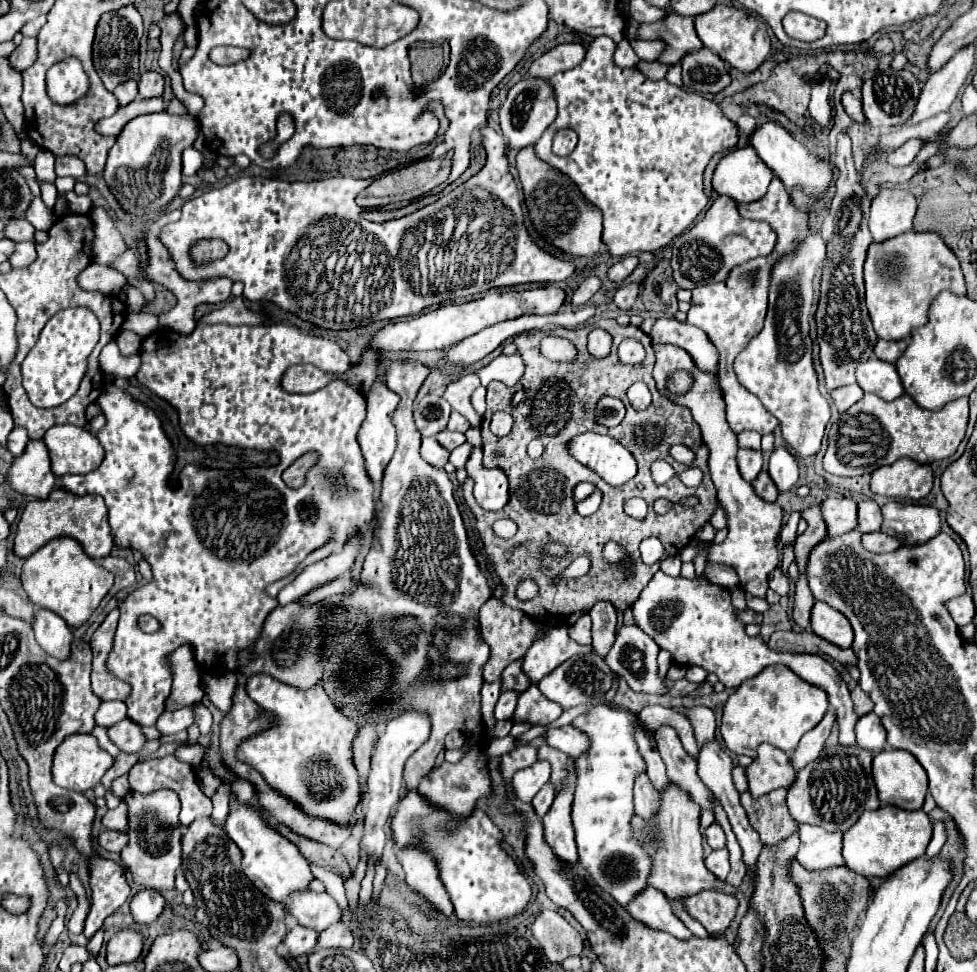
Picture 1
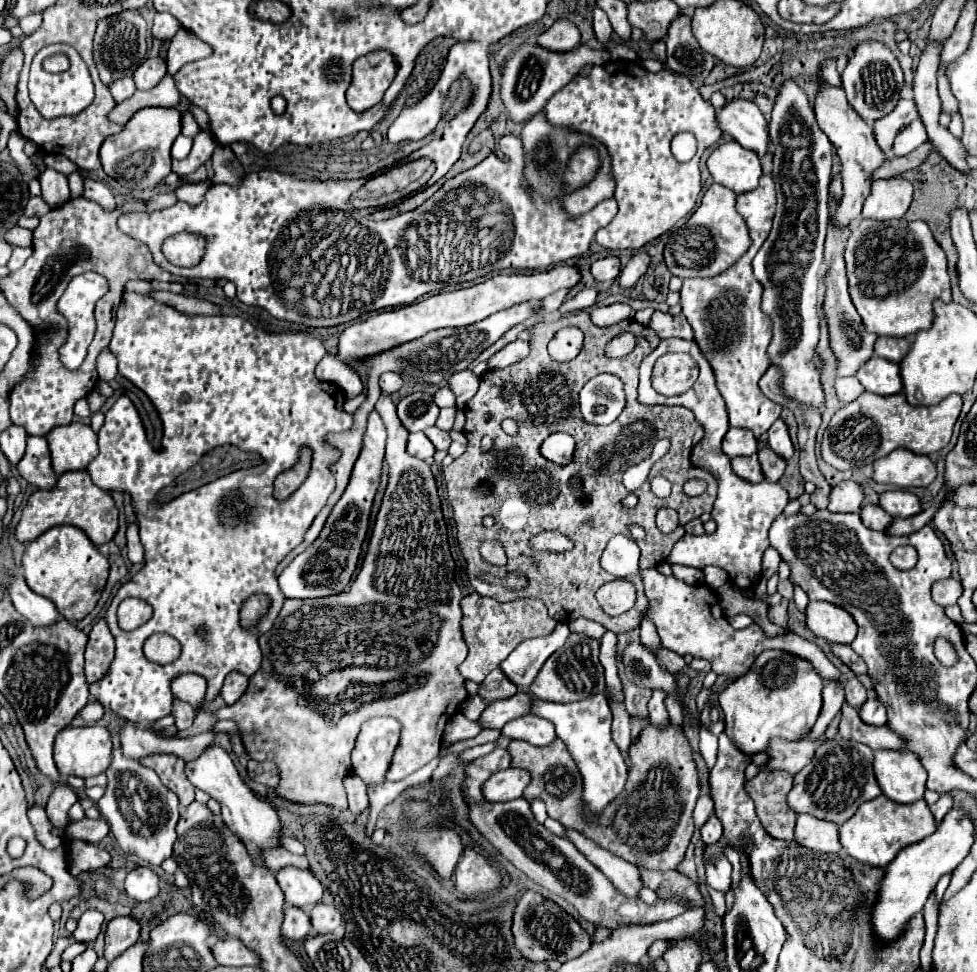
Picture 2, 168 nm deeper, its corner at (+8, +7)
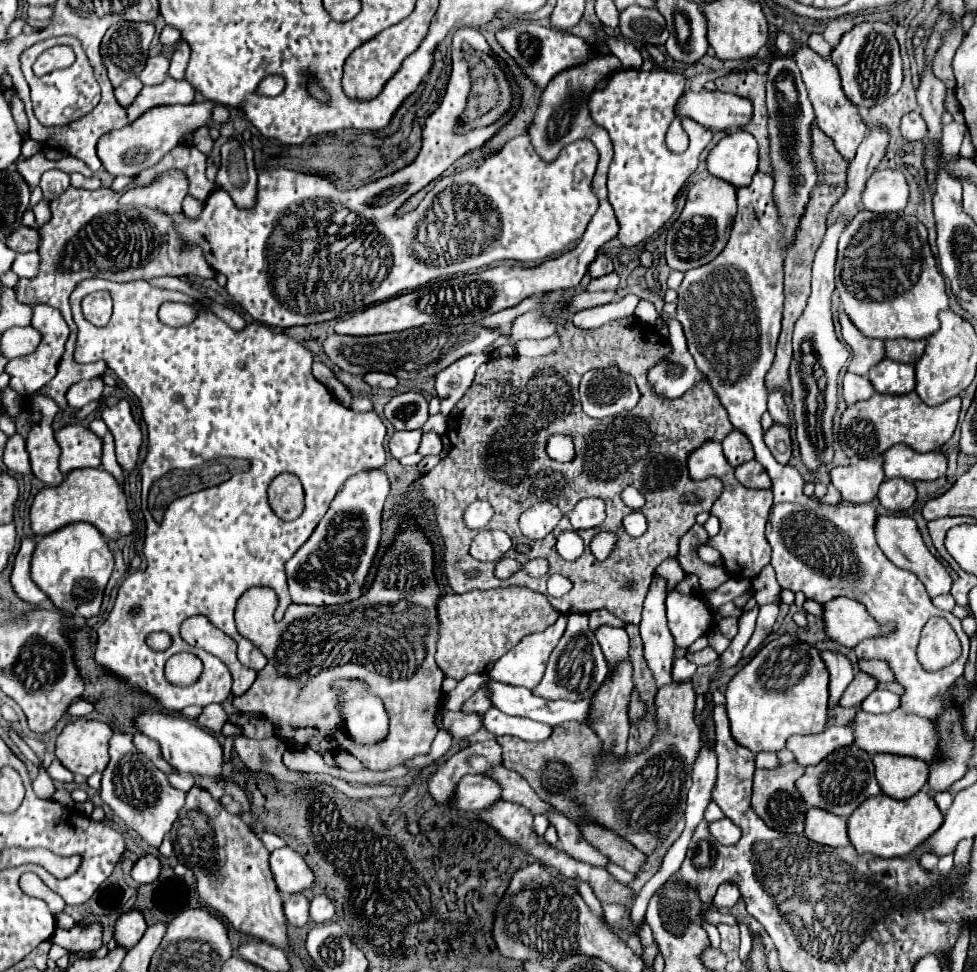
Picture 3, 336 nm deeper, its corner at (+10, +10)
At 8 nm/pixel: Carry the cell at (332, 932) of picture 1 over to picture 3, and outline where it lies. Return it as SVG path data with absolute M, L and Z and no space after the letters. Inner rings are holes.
M317 896L311 900L311 920L317 922L317 924L323 924L323 922L329 922L335 914L335 908L333 908L333 902L329 896Z

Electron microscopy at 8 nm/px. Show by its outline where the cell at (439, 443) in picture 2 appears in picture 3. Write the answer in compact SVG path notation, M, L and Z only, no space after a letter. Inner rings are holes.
M435 432L423 434L423 438L421 438L421 444L419 444L419 450L417 450L421 456L439 454L441 450L443 450L443 446L441 446L441 438L439 438Z

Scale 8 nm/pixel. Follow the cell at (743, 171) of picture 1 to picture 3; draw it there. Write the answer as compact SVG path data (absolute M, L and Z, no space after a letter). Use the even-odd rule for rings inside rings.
M745 130L731 132L709 152L707 170L737 188L751 184L757 172L757 140Z

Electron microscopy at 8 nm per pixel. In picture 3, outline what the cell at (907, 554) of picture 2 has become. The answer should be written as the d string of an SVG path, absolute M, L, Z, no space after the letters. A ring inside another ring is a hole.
M879 516L877 520L877 526L875 526L875 532L877 532L877 544L879 548L883 550L883 554L899 568L903 570L909 570L913 572L927 588L927 594L931 598L939 596L939 594L947 594L951 590L951 576L949 572L945 570L945 566L929 552L929 548L925 546L923 538L921 538L921 532L917 528L917 522L911 518L911 516Z

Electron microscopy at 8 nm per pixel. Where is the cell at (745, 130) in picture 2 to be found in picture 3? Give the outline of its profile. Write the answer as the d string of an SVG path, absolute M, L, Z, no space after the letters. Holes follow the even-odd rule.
M685 90L681 102L677 102L677 122L691 118L701 126L715 130L737 130L745 126L753 116L753 104L747 98L731 96L725 92L693 92Z

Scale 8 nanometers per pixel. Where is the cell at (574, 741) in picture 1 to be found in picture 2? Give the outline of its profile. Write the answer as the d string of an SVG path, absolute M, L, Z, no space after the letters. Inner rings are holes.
M525 715L521 719L509 721L501 729L501 733L511 739L523 739L523 741L537 745L537 747L545 747L557 737L553 723L543 717L535 717L535 715Z

